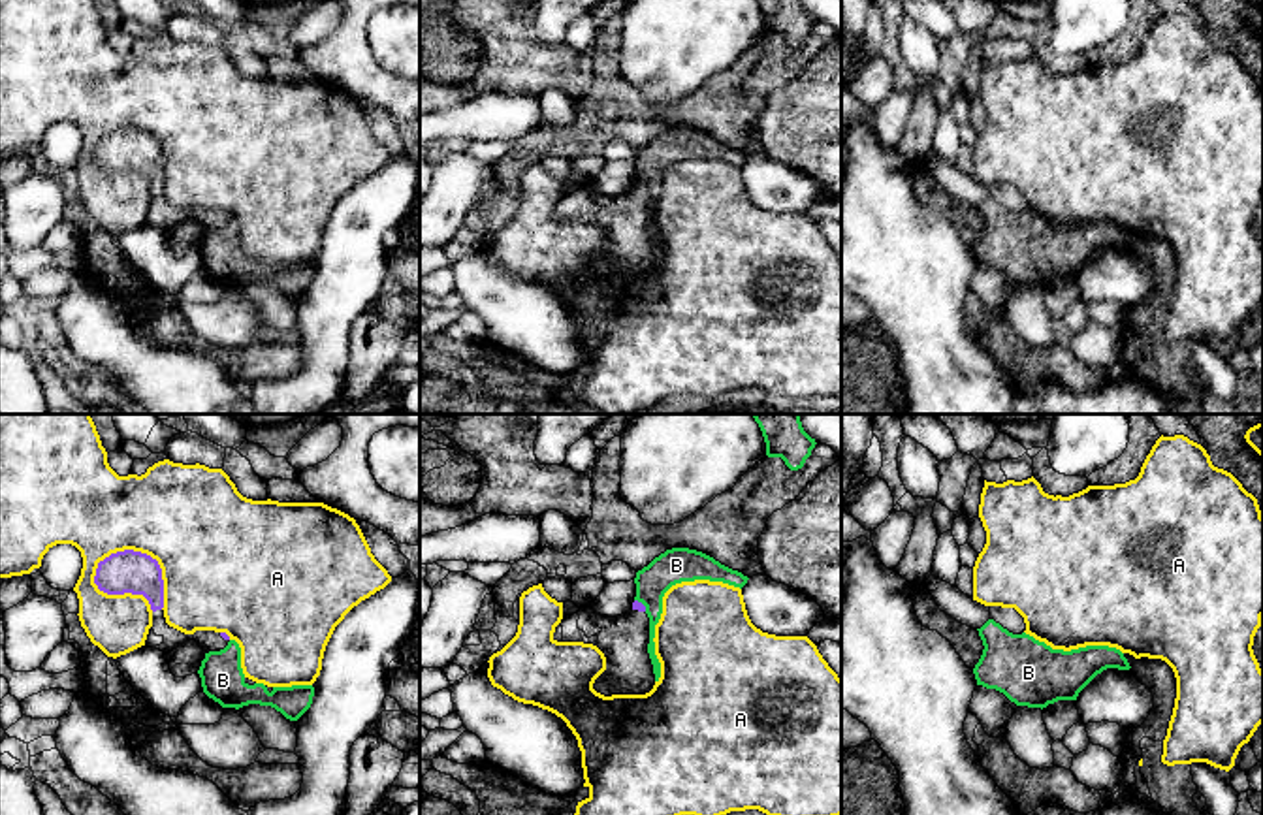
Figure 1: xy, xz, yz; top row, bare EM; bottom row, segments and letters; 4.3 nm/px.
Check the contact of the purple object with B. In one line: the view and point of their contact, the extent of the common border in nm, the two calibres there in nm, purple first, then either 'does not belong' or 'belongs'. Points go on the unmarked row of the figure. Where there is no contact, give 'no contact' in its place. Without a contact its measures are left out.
contact xz (642, 183); length 80 nm; calibres 40 and 150 nm; does not belong

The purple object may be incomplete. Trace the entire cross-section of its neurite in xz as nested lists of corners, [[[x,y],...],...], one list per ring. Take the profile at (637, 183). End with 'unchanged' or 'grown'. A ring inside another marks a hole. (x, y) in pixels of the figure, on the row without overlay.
[[[638,179],[617,196],[600,194],[591,184],[580,186],[561,198],[553,218],[593,222],[604,232],[606,248],[593,262],[604,275],[646,273],[655,264],[647,232],[649,196]]]; grown

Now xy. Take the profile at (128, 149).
[[[124,128],[111,132],[98,141],[94,162],[107,173],[143,173],[152,188],[152,205],[145,224],[169,232],[186,218],[196,218],[203,230],[220,230],[228,224],[230,215],[215,209],[196,209],[184,213],[166,201],[164,196],[164,158],[156,137],[147,132]]]; grown

